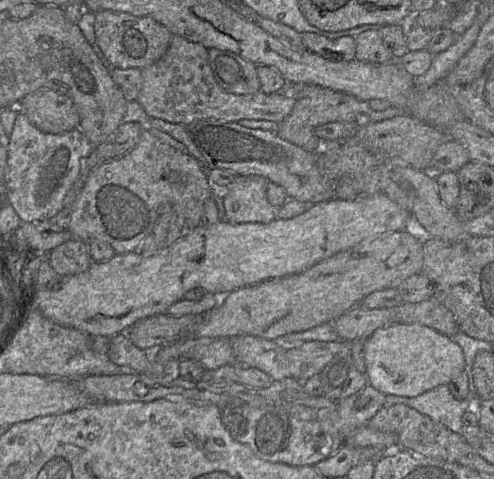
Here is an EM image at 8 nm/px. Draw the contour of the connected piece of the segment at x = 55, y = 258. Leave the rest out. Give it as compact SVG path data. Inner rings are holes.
M70 239L55 247L47 257L51 267L61 277L82 273L93 263L88 244L77 239Z

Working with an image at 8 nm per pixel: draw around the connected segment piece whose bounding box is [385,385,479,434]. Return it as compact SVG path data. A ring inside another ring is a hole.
M448 385L437 386L416 397L385 395L385 406L404 404L459 434L464 428L463 414L476 407L478 401L476 396L471 395L463 400L454 398Z

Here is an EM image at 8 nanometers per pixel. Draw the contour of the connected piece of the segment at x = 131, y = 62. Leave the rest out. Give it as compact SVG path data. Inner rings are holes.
M100 10L95 14L94 33L96 45L113 67L139 70L157 62L166 53L173 36L164 25L151 17L113 10Z

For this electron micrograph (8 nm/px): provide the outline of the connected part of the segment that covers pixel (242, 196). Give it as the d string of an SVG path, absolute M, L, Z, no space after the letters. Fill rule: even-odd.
M237 176L224 190L223 205L226 221L231 224L269 223L277 218L277 209L266 196L268 180L262 176Z

